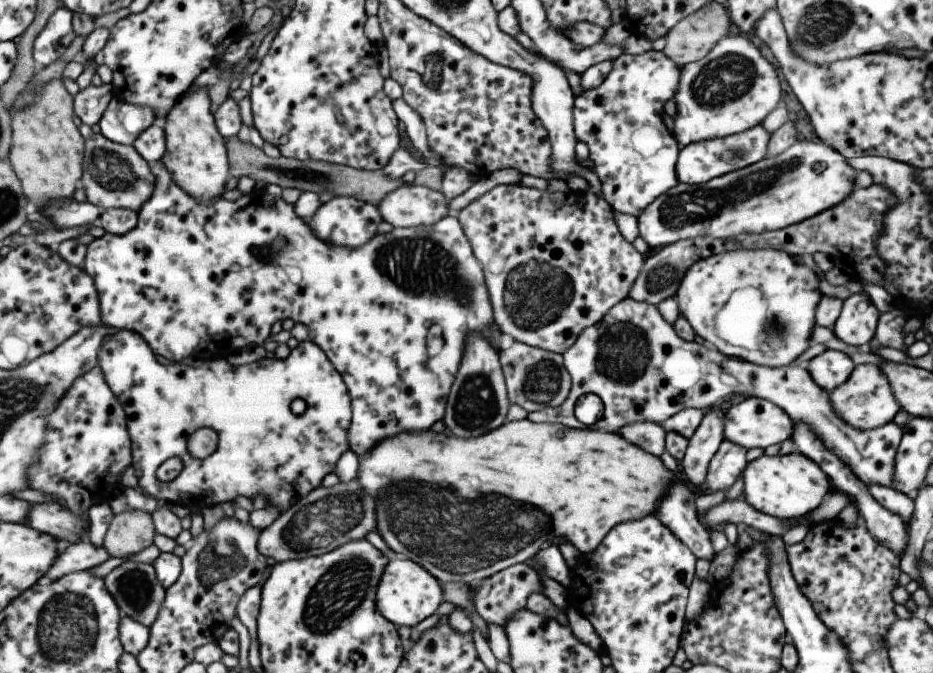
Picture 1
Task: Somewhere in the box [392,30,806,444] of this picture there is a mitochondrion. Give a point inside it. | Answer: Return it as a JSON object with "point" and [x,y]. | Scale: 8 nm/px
{"point":[726,79]}

